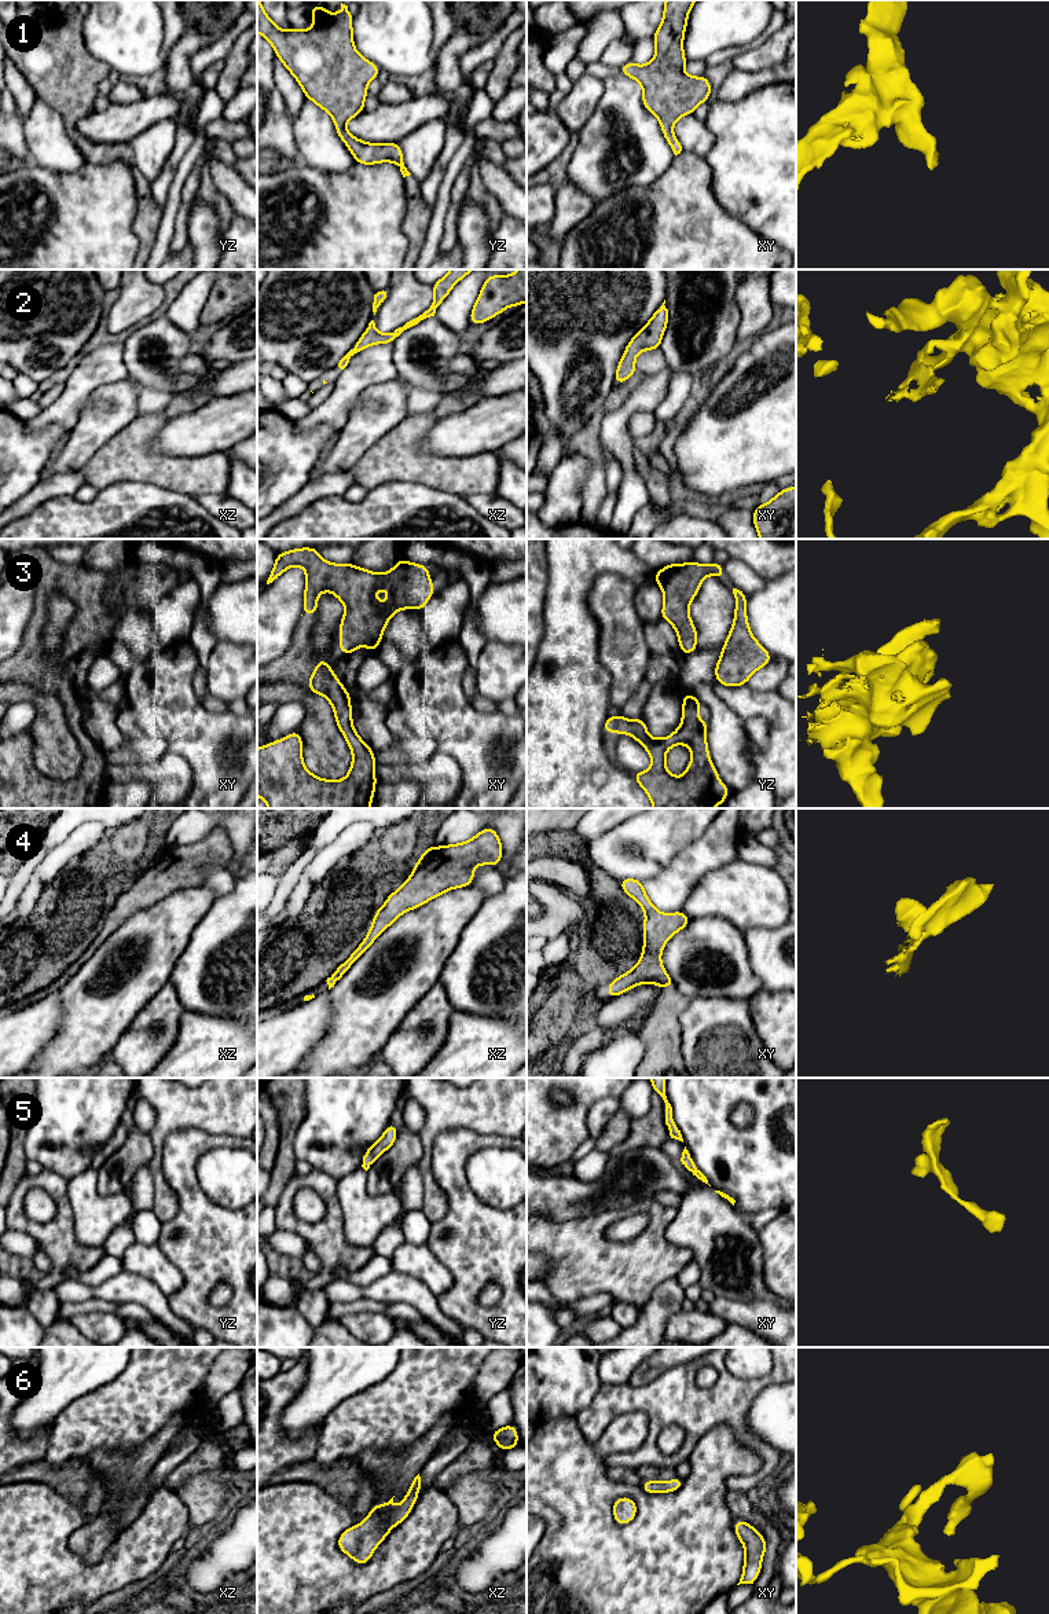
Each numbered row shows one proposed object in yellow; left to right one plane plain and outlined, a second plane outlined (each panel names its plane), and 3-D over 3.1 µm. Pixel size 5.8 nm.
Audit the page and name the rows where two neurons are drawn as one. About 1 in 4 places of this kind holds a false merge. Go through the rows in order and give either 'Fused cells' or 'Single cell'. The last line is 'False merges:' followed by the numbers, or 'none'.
1: Single cell
2: Single cell
3: Single cell
4: Single cell
5: Single cell
6: Single cell
False merges: none

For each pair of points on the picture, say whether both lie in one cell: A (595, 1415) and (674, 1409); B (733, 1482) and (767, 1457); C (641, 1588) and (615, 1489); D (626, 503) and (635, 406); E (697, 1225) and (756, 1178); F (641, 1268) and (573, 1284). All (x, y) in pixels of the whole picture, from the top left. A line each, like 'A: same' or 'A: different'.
A: same
B: same
C: same
D: same
E: different
F: same

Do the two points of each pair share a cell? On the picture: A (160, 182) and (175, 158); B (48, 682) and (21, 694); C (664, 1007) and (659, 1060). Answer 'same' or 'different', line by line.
A: same
B: different
C: same

